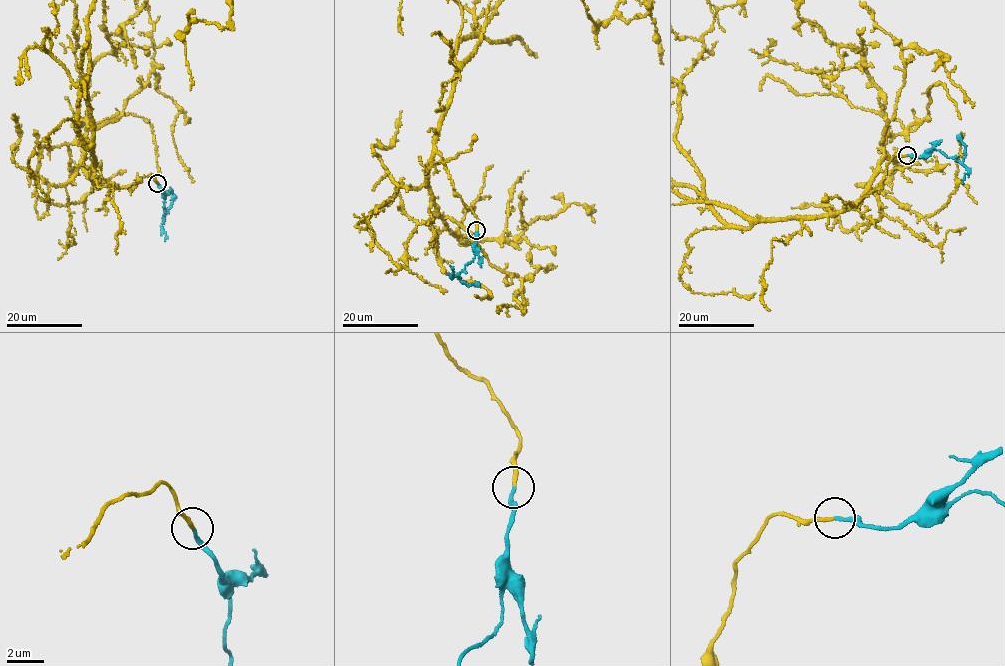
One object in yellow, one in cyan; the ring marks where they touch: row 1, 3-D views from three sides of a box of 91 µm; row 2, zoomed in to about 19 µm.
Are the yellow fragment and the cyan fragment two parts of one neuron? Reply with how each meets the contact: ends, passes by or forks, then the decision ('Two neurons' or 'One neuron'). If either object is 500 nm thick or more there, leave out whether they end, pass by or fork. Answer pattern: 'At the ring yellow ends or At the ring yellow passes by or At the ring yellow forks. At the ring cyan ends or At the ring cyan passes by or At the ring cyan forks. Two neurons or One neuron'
At the ring yellow ends. At the ring cyan ends. One neuron

